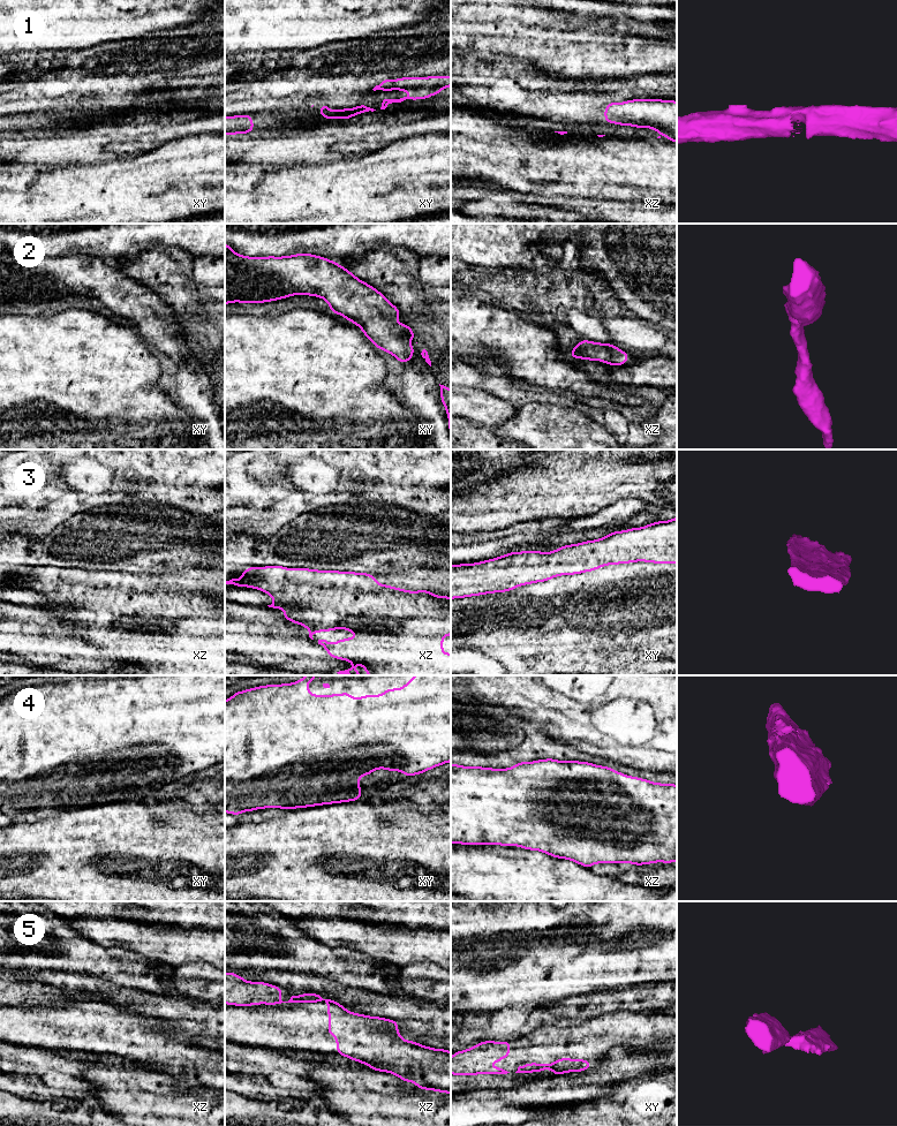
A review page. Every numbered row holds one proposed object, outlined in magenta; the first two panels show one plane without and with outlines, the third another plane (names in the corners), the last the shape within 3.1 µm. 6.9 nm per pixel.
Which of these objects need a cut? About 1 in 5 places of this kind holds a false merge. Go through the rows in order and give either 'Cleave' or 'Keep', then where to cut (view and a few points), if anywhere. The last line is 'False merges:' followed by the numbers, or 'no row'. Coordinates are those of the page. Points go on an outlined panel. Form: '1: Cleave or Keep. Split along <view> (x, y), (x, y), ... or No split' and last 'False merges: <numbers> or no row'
1: Keep. No split
2: Keep. No split
3: Keep. No split
4: Keep. No split
5: Cleave. Split along xz (329, 1002), (336, 1004)
False merges: 5

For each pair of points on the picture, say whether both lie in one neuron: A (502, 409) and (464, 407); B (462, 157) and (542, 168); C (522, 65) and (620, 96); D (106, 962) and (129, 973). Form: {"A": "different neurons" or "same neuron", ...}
{"A": "same neuron", "B": "same neuron", "C": "same neuron", "D": "same neuron"}

